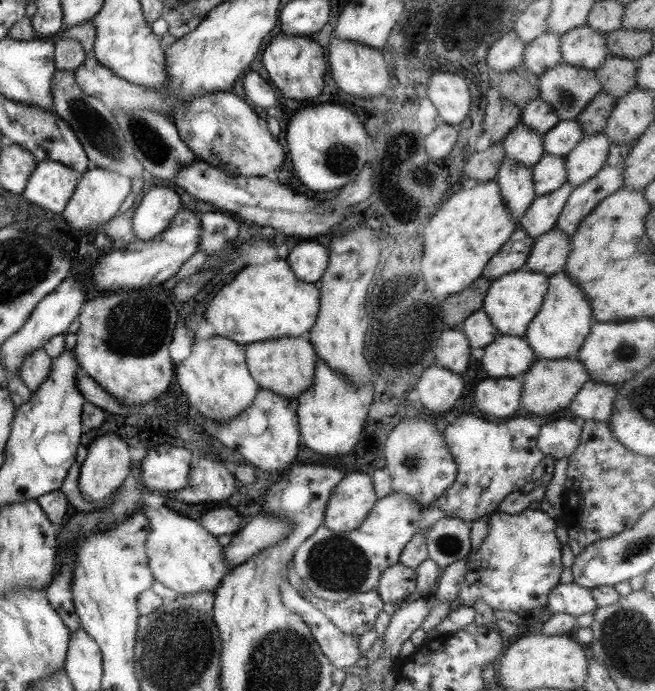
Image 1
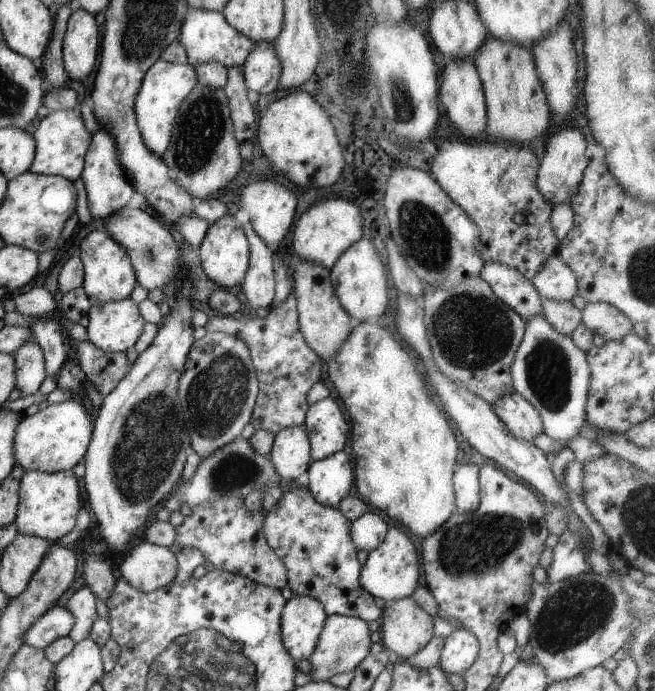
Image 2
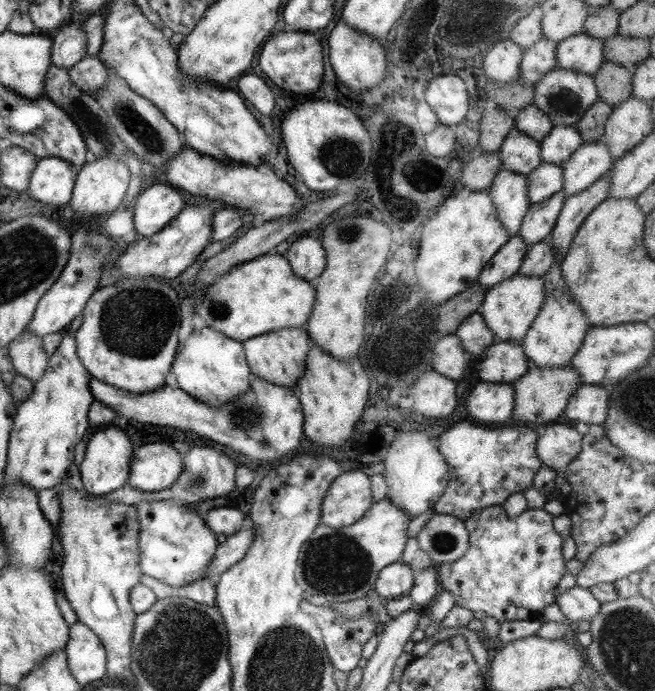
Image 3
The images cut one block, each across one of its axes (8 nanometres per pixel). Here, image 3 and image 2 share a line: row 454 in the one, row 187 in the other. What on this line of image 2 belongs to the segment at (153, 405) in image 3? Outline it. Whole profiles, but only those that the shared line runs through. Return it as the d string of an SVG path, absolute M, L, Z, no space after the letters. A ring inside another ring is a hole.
M257 180L241 190L239 206L245 210L255 234L269 247L281 242L293 224L297 200L277 182Z

